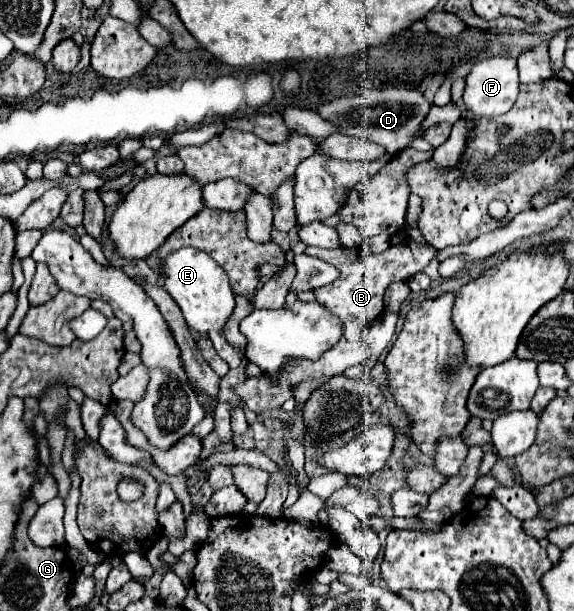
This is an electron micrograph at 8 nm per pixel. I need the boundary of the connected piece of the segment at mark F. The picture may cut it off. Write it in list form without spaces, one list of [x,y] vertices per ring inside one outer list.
[[[489,57],[483,61],[477,61],[467,75],[465,81],[465,93],[463,101],[469,113],[475,117],[497,117],[507,113],[519,93],[519,77],[517,77],[517,61],[511,57]]]

